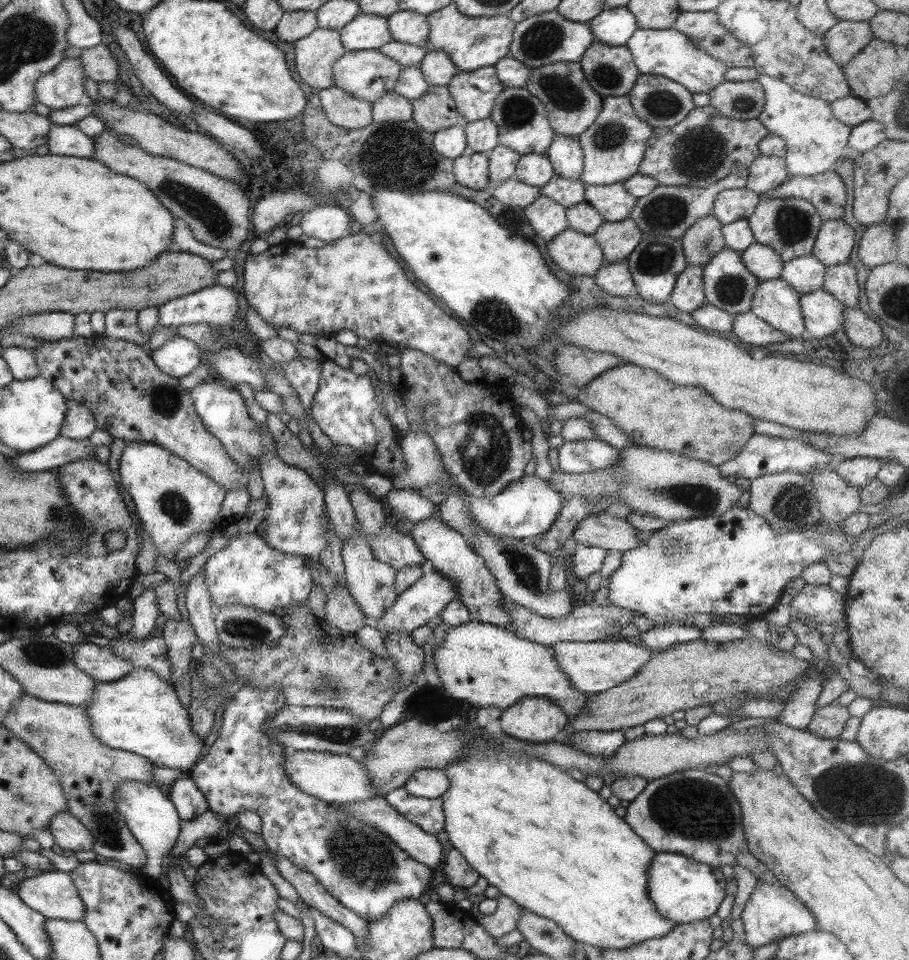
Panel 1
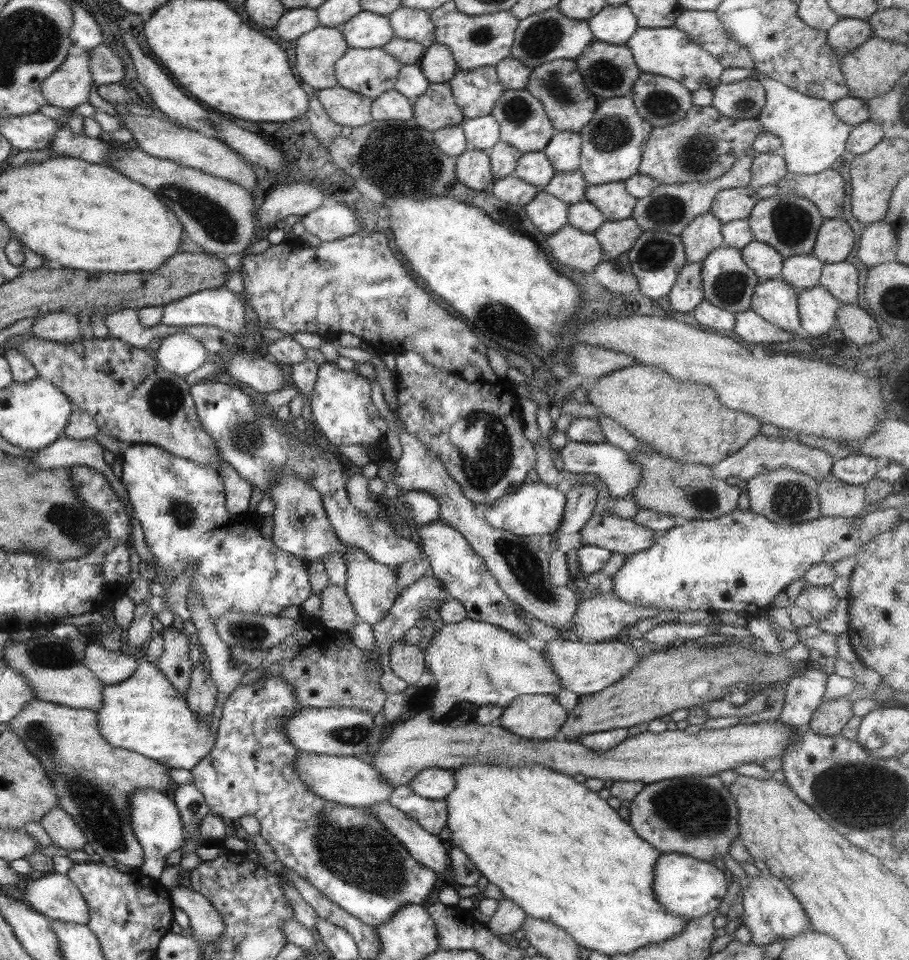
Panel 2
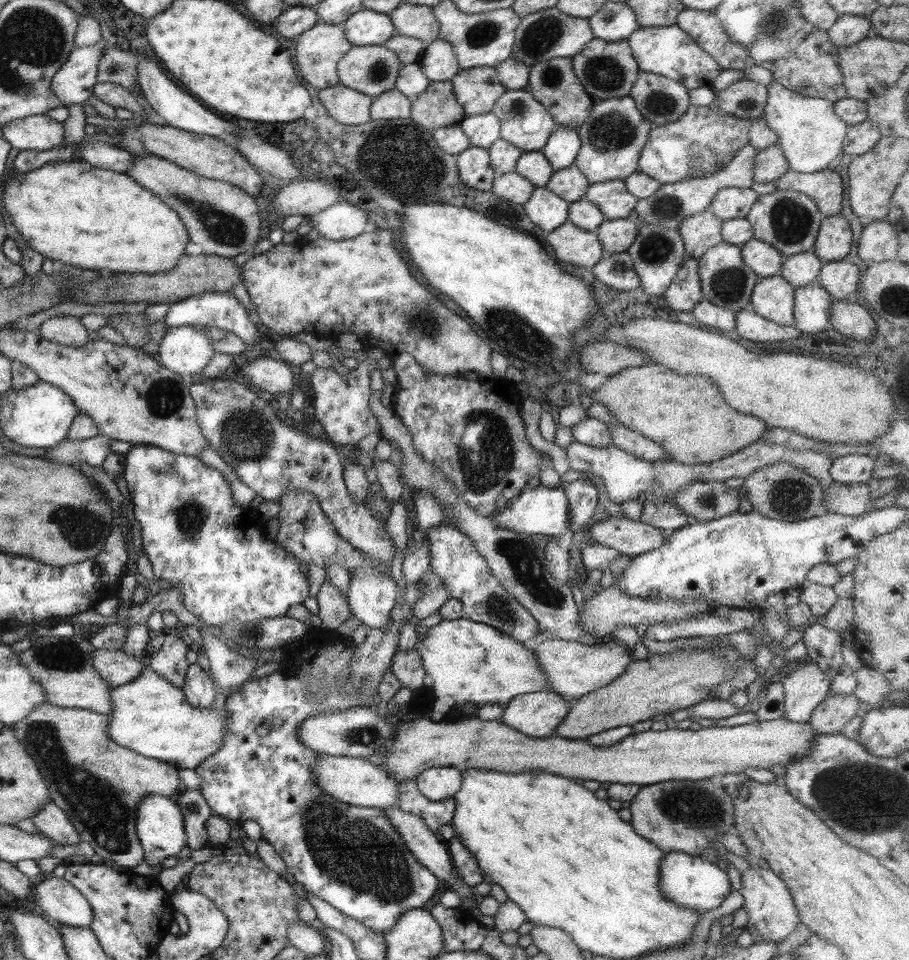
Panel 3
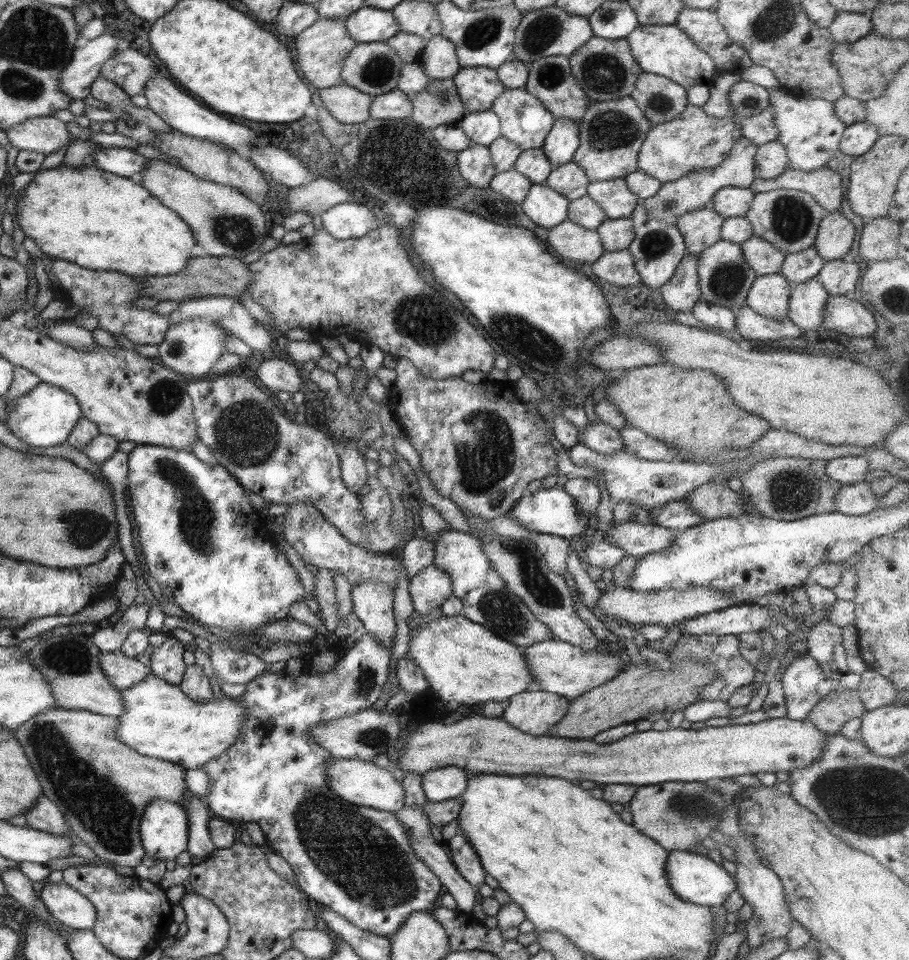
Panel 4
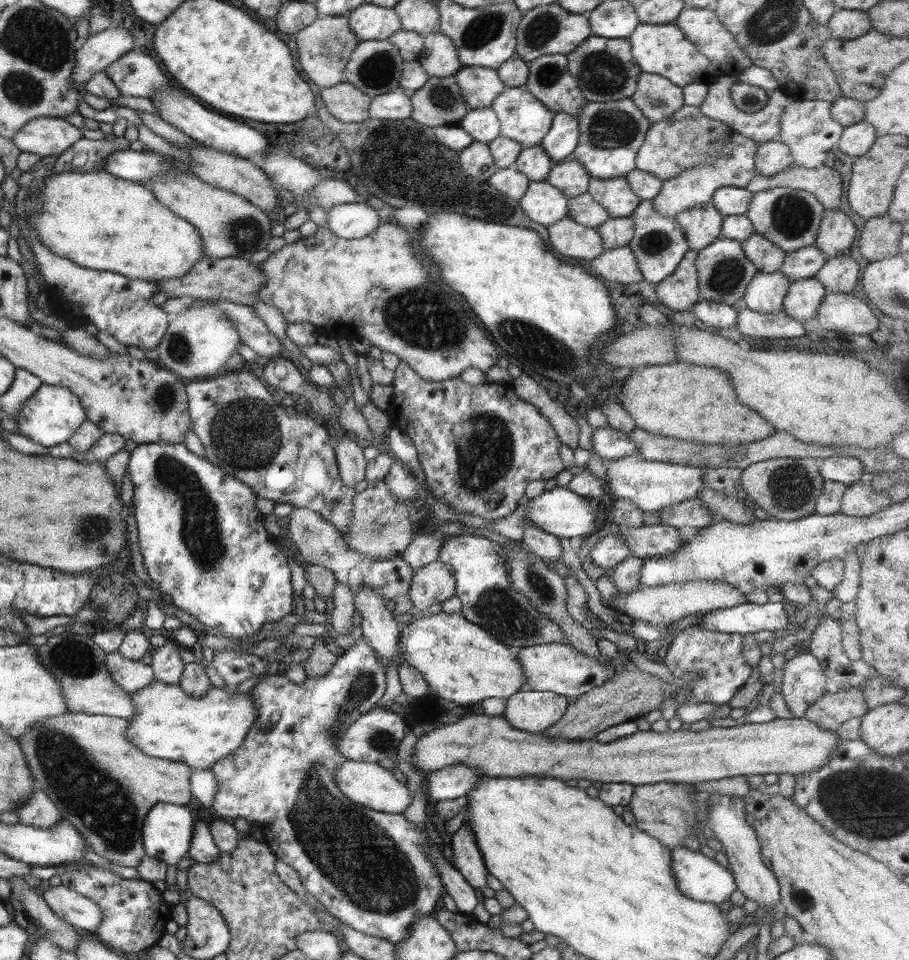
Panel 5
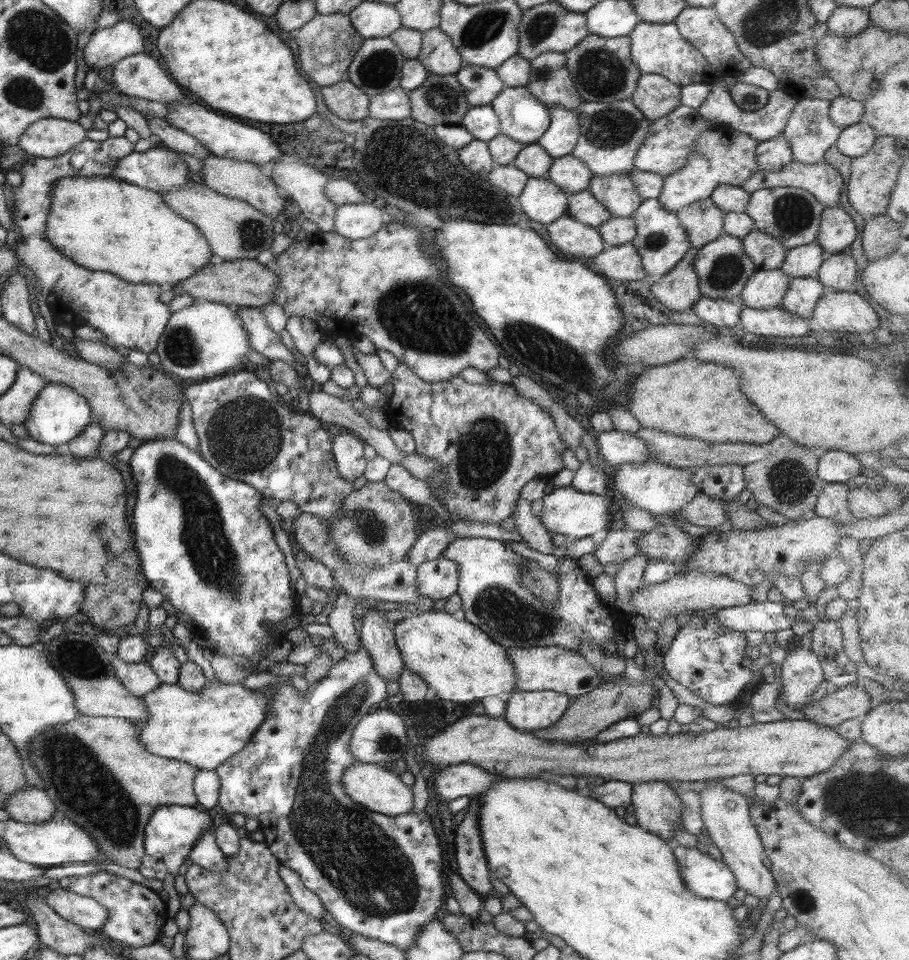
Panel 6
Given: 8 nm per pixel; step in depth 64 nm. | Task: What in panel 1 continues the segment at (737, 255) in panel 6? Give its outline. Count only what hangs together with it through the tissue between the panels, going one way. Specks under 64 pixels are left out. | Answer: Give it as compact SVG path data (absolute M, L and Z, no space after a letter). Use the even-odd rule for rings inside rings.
M725 248L713 256L702 269L704 297L707 304L732 316L750 310L754 290L759 281L745 268L740 253Z

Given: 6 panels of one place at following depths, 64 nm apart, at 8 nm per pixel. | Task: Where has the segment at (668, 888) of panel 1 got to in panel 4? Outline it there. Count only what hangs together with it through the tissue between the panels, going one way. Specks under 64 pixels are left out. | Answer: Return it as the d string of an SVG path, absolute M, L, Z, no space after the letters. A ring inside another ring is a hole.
M669 851L665 864L665 879L669 889L677 898L685 903L701 905L701 907L719 908L727 896L736 890L736 884L722 867L707 857L687 851Z

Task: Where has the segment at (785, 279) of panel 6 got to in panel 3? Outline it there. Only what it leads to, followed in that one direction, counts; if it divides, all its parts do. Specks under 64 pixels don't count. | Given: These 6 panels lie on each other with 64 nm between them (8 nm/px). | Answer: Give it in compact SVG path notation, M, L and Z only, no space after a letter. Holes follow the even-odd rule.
M780 275L761 278L752 290L749 307L765 320L796 328L794 288Z

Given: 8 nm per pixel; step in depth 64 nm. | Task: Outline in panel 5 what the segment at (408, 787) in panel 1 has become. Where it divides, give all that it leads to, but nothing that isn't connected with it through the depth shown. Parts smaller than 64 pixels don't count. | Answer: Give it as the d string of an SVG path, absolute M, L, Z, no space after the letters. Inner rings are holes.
M449 765L428 772L424 779L429 798L437 802L463 797L481 777L466 766Z

